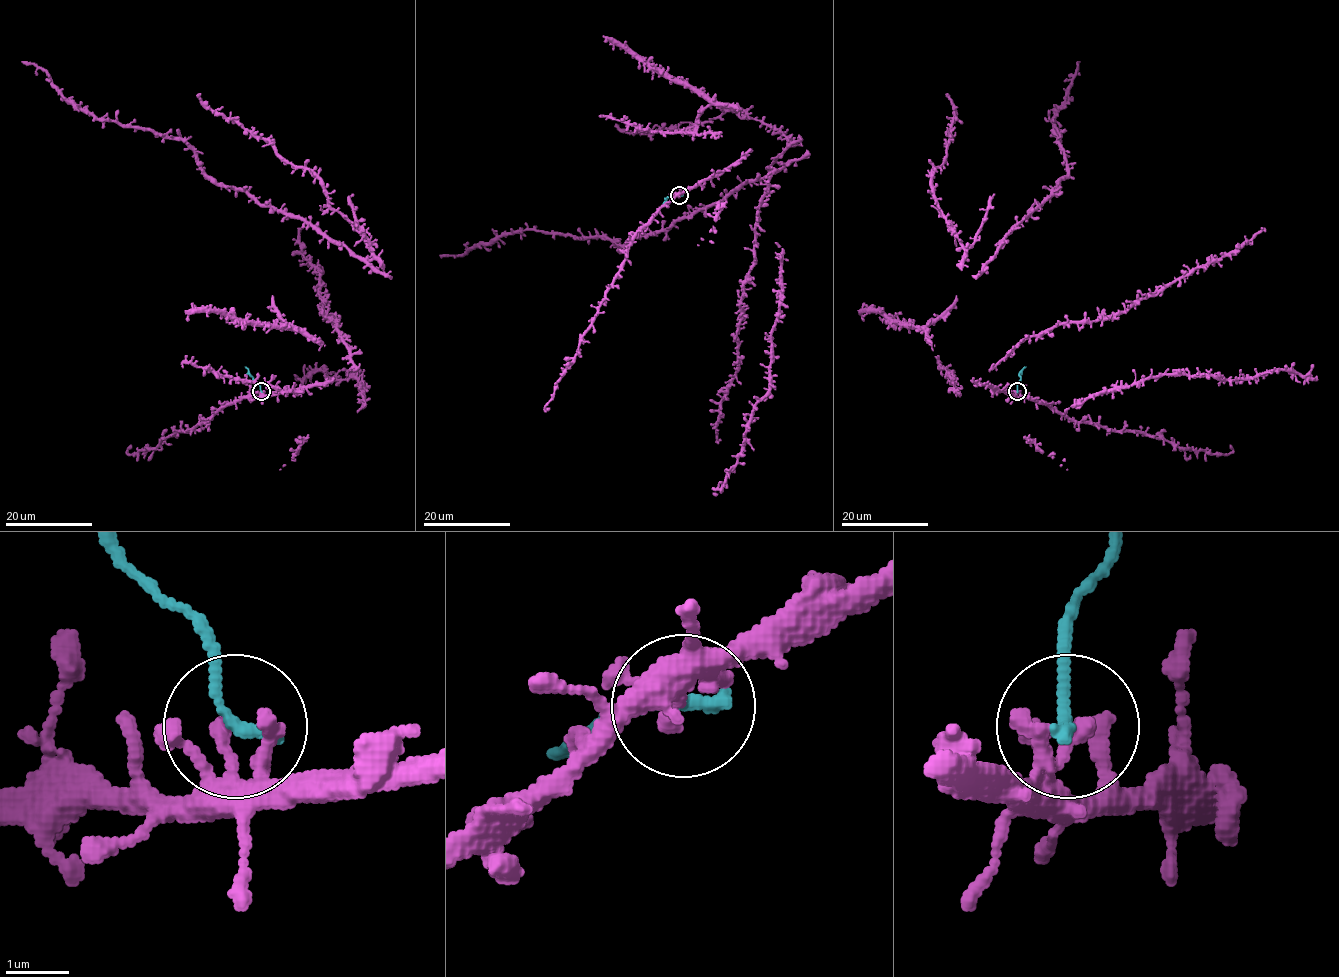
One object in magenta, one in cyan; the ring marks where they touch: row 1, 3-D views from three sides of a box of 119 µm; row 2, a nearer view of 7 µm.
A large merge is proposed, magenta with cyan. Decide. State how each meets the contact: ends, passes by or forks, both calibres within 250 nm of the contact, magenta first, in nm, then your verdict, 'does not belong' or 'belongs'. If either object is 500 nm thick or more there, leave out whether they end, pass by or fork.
magenta ends there; cyan ends there; 220 nm thick on the magenta side, 240 nm on the other; does not belong

